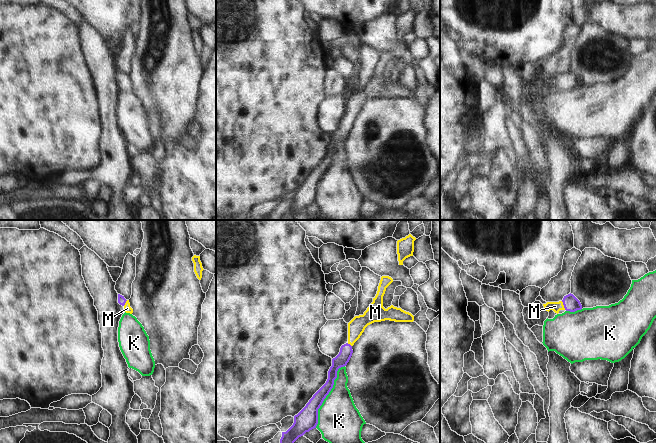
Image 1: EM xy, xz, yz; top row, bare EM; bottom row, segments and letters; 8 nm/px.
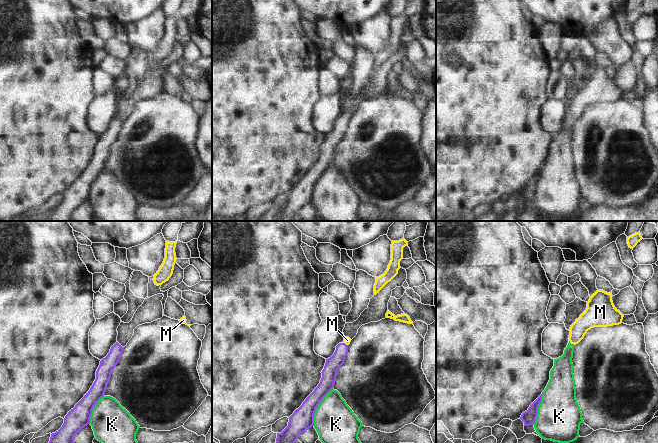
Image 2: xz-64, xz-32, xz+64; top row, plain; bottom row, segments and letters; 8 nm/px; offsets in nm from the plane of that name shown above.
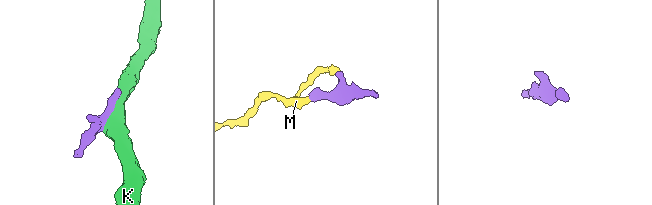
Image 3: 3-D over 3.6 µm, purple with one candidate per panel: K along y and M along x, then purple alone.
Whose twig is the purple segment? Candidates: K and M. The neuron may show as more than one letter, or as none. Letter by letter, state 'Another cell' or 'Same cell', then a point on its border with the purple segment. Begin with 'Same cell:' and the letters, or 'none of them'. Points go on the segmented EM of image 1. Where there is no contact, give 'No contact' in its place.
Same cell: M
K: Another cell. Touches purple at xz (327, 394)
M: Same cell. Touches purple at yz (563, 304)

